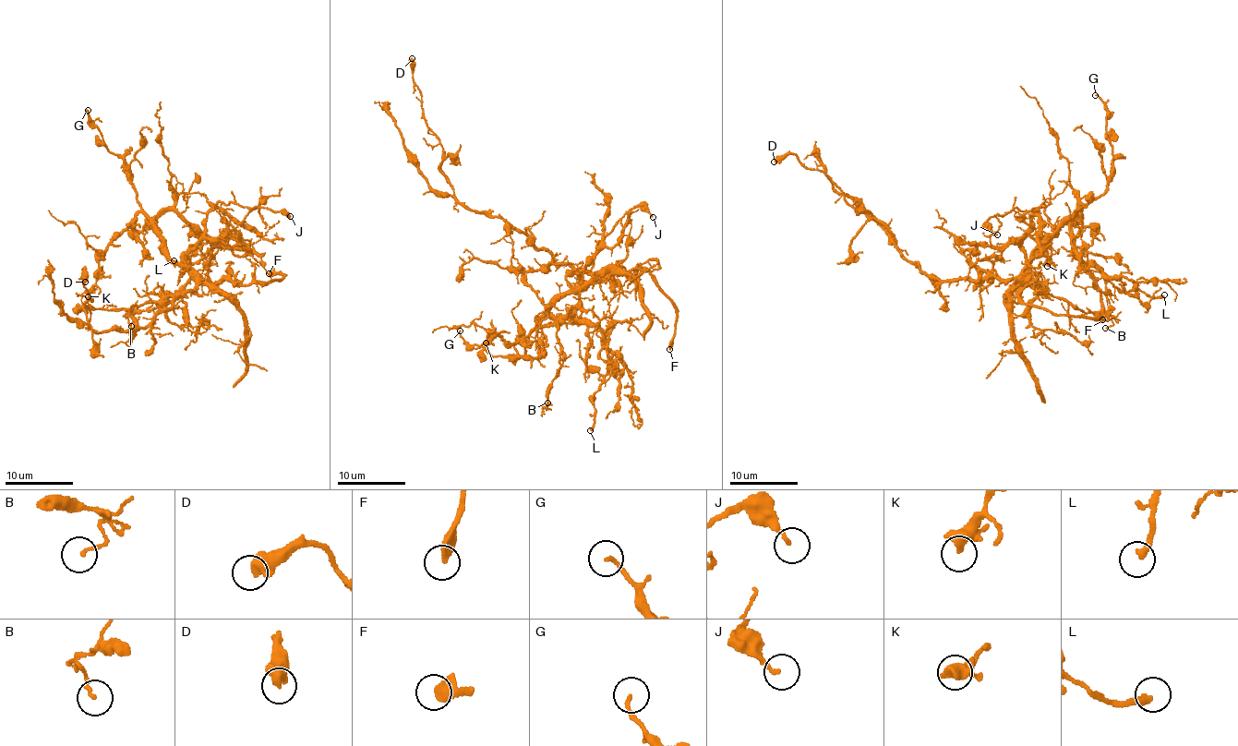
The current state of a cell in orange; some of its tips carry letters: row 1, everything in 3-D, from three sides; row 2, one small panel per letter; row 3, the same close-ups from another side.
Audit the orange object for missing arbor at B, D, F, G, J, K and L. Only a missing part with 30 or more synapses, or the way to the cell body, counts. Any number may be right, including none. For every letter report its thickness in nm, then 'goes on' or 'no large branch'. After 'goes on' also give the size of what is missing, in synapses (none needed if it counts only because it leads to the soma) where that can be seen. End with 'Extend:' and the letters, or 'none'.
B: calibre 140 nm; no large branch
D: calibre 550 nm; no large branch
F: calibre 440 nm; goes on
G: calibre 150 nm; no large branch
J: calibre 160 nm; no large branch
K: calibre 360 nm; no large branch
L: calibre 260 nm; no large branch
Extend: F

